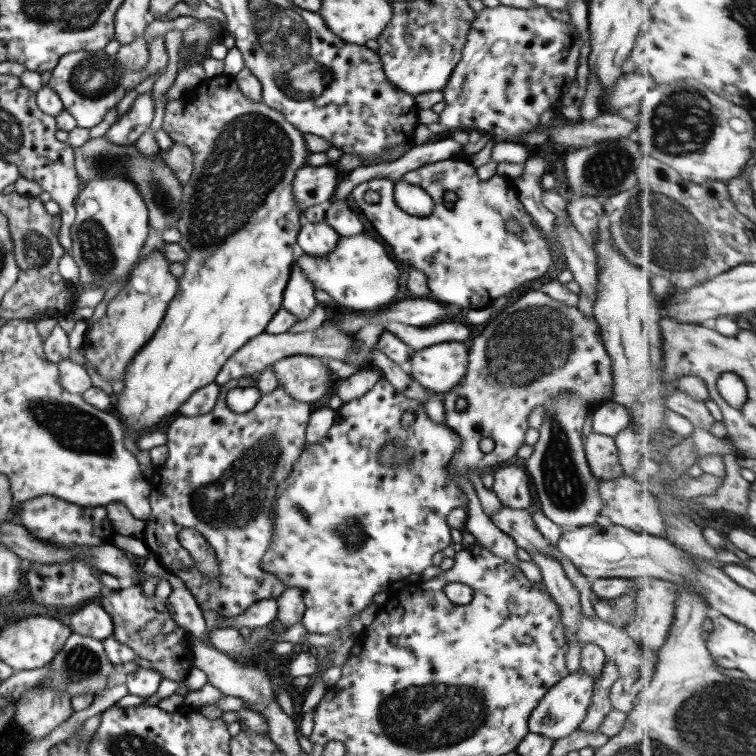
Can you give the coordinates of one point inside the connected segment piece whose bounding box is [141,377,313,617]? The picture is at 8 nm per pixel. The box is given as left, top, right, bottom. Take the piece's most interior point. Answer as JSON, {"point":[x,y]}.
{"point":[223,468]}

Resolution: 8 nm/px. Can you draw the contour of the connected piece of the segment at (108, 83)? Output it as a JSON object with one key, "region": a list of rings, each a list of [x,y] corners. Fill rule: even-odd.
{"region":[[[164,36],[150,43],[149,61],[142,70],[138,71],[128,71],[123,64],[118,62],[118,58],[108,55],[104,49],[96,52],[80,50],[60,58],[58,64],[51,70],[47,85],[56,91],[63,102],[65,111],[76,119],[77,126],[90,129],[102,122],[106,111],[114,108],[124,98],[127,90],[134,89],[138,83],[152,75],[160,76],[167,64],[168,55],[164,46]]]}

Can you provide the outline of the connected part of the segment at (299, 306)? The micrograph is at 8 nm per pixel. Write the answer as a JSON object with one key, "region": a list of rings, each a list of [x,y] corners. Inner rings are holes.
{"region":[[[295,260],[283,292],[281,308],[288,310],[292,316],[296,316],[296,322],[306,322],[319,304],[314,297],[314,291],[314,285],[308,280],[300,265],[296,265]]]}

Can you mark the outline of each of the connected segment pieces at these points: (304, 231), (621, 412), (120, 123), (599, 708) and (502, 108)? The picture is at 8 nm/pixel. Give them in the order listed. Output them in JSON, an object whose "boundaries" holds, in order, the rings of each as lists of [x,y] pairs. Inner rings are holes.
{"boundaries":[[[[303,221],[299,231],[297,242],[306,255],[324,257],[334,251],[334,247],[338,245],[338,233],[326,222]]],[[[610,400],[595,409],[592,415],[592,430],[598,434],[615,437],[630,422],[630,411],[624,405]]],[[[152,92],[137,96],[130,109],[120,116],[105,134],[119,145],[134,144],[141,134],[150,130],[154,118]]],[[[607,659],[602,669],[602,675],[595,680],[592,702],[587,708],[587,714],[579,727],[586,733],[598,733],[600,725],[613,709],[610,701],[610,688],[620,678],[620,671],[614,661]]],[[[499,5],[475,13],[461,59],[454,67],[446,88],[441,90],[446,105],[439,113],[439,122],[448,130],[477,129],[499,142],[519,141],[529,131],[539,129],[540,114],[548,109],[558,109],[564,95],[576,80],[583,42],[580,36],[572,38],[572,34],[577,32],[572,21],[552,20],[551,12],[558,11],[540,5],[532,8]],[[496,42],[506,42],[506,48],[500,54],[492,54],[490,51]]]]}

